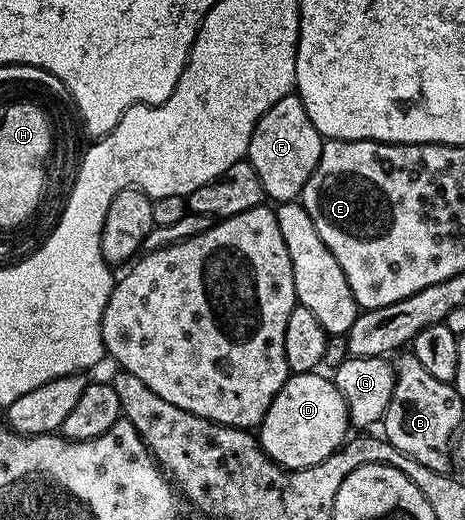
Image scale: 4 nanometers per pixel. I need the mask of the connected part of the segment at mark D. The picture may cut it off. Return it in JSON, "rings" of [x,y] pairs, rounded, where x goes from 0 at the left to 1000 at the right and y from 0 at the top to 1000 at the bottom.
{"rings":[[[675,712],[624,721],[600,750],[600,758],[591,758],[574,796],[561,806],[557,817],[561,862],[609,902],[658,900],[695,888],[695,881],[723,869],[753,837],[751,790],[738,773],[738,758],[729,758],[729,750],[705,721],[688,723],[690,719],[688,713]]]}

